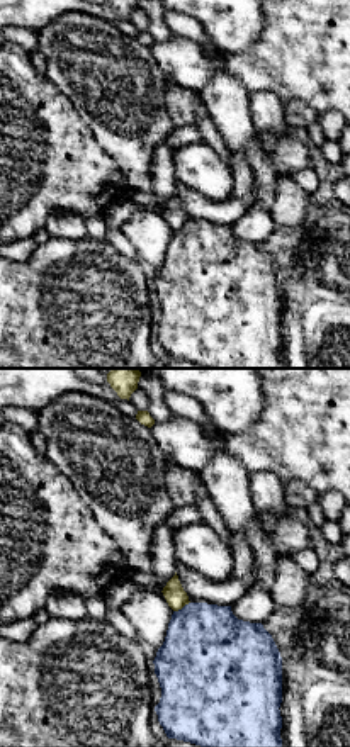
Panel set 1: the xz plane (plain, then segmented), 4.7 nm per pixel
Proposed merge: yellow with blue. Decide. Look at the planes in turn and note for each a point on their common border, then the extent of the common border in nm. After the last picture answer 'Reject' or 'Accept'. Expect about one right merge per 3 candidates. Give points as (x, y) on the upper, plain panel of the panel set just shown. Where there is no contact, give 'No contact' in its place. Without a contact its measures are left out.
Touches yellow at (180, 228). Shared border 90 nm

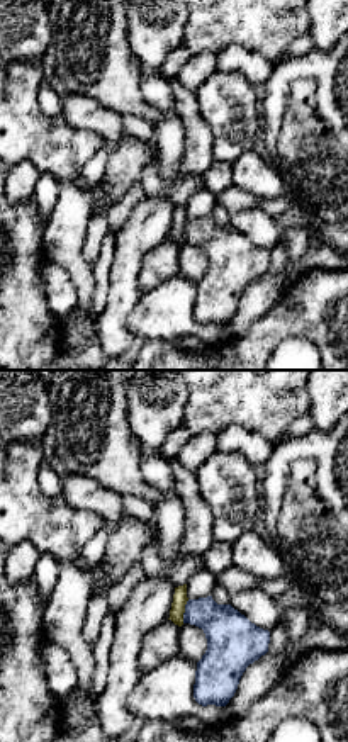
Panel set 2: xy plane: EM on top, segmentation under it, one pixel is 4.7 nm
Touches yellow at (184, 231). Shared border 120 nm

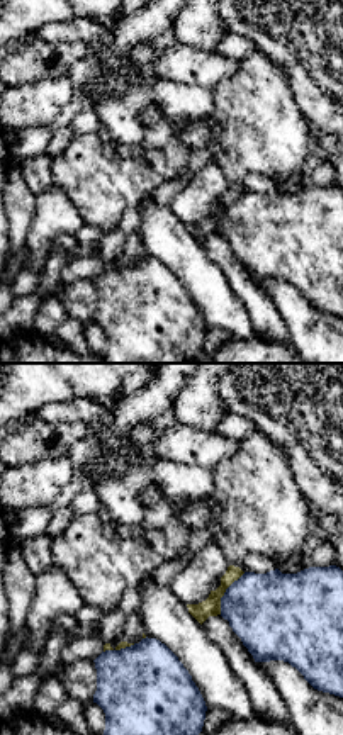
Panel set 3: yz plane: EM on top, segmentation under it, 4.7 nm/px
Touches yellow at (224, 211). Shared border 240 nm

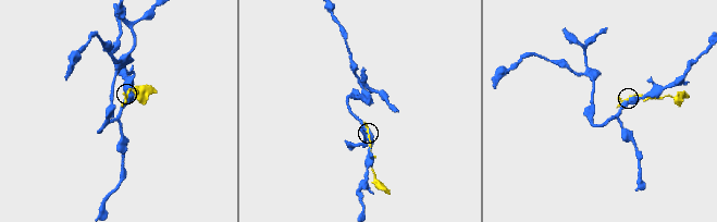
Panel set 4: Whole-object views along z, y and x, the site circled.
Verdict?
Reject

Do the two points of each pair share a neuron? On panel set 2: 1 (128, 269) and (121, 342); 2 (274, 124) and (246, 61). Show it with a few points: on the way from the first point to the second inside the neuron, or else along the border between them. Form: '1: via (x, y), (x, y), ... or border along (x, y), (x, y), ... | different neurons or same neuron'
1: via (124, 287), (117, 306), (117, 323) | same neuron
2: border along (275, 63), (269, 80), (260, 89) | different neurons

